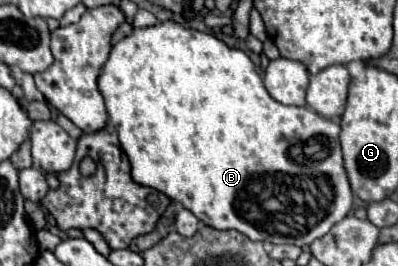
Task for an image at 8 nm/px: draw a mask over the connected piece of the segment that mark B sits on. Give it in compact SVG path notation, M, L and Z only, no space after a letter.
M174 20L158 22L154 26L146 28L134 28L132 34L124 36L120 42L116 42L110 50L110 56L106 64L102 66L102 72L98 76L98 88L106 100L106 110L108 118L114 124L118 138L120 138L120 148L126 152L130 166L132 166L132 180L140 186L150 186L158 192L164 192L168 198L174 202L180 202L184 208L192 210L192 214L202 220L204 224L216 228L216 230L238 230L246 234L250 240L268 240L272 244L296 244L296 246L306 246L312 244L314 240L322 238L324 234L330 232L330 228L340 222L352 208L352 190L350 182L344 170L344 160L342 160L342 150L340 150L340 124L336 120L324 118L318 112L314 112L308 106L286 106L276 102L268 90L264 88L264 82L260 74L256 72L254 62L248 58L246 52L236 50L226 46L222 40L218 40L212 34L184 28L182 24Z

